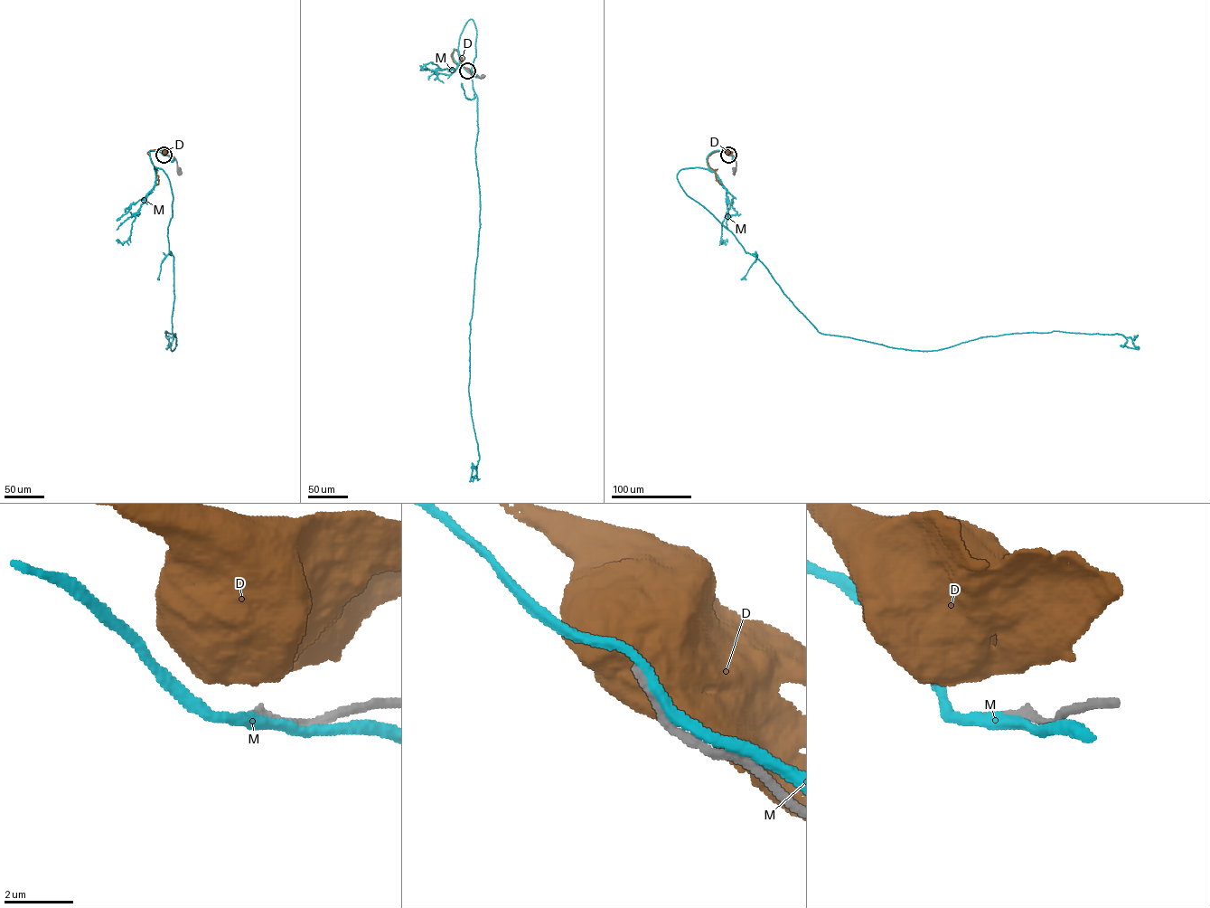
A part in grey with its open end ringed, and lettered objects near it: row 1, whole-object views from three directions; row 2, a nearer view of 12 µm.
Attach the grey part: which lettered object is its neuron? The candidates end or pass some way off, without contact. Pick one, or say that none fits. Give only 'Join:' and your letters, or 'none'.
Join: none

